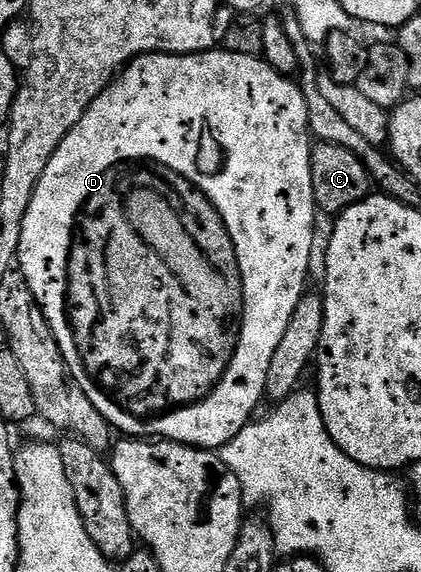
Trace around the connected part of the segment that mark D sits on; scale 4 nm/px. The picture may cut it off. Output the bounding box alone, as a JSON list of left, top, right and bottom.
[16,47,316,451]

